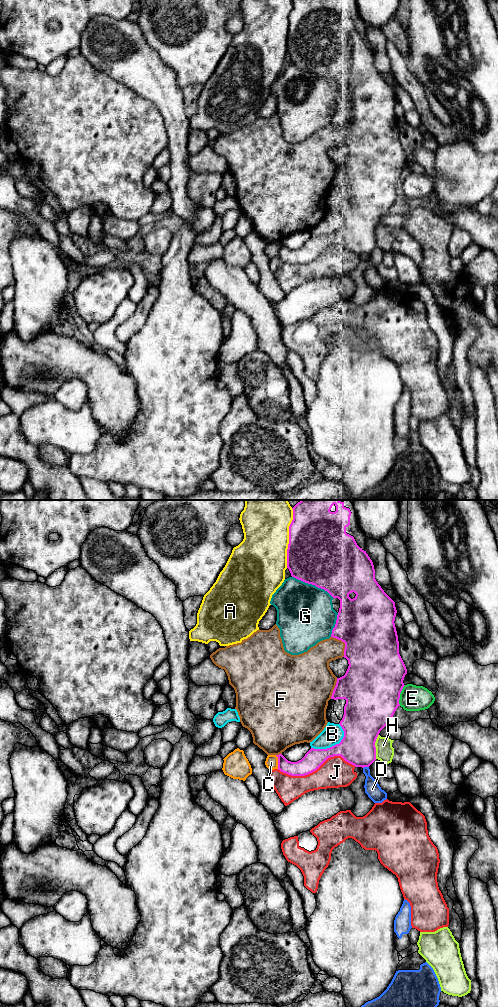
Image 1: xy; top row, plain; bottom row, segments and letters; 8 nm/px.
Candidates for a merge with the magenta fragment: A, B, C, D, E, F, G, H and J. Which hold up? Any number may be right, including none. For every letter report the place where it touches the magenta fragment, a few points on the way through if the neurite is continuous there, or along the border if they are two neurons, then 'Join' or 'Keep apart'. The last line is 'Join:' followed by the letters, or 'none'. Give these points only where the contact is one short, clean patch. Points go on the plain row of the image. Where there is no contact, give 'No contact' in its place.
A: Touches magenta at xy (289, 28). Keep apart
B: Touches magenta at xy (334, 233). Keep apart
C: Touches magenta at xy (278, 250). Boundary: xy (275, 243), (278, 249), (278, 256). Keep apart
D: Touches magenta at xy (365, 254). Keep apart
E: Touches magenta at xy (399, 183). Keep apart
F: Touches magenta at xy (344, 130). Keep apart
G: Touches magenta at xy (313, 72). Keep apart
H: Touches magenta at xy (374, 234). Keep apart
J: Touches magenta at xy (316, 257). Keep apart
Join: none

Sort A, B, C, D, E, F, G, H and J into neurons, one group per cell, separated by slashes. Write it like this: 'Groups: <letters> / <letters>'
Groups: A / B / C / D / E / F / G / H / J

